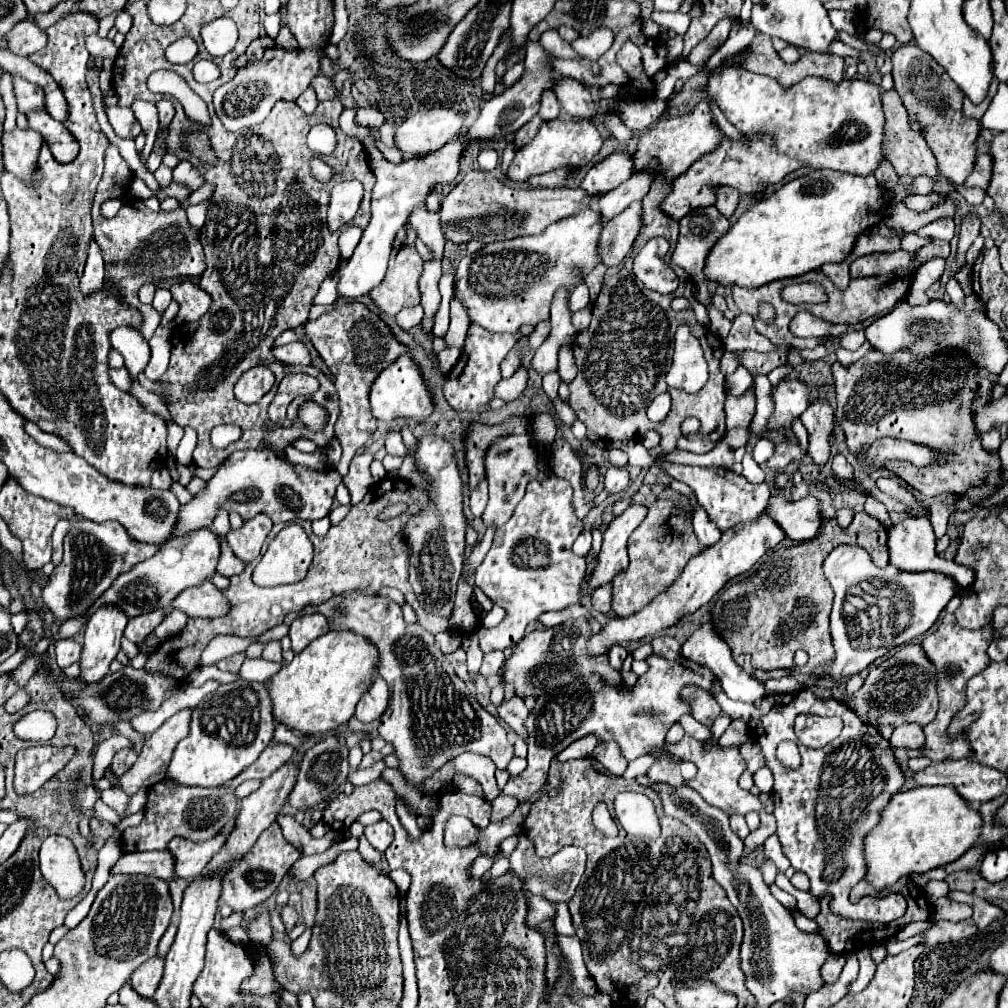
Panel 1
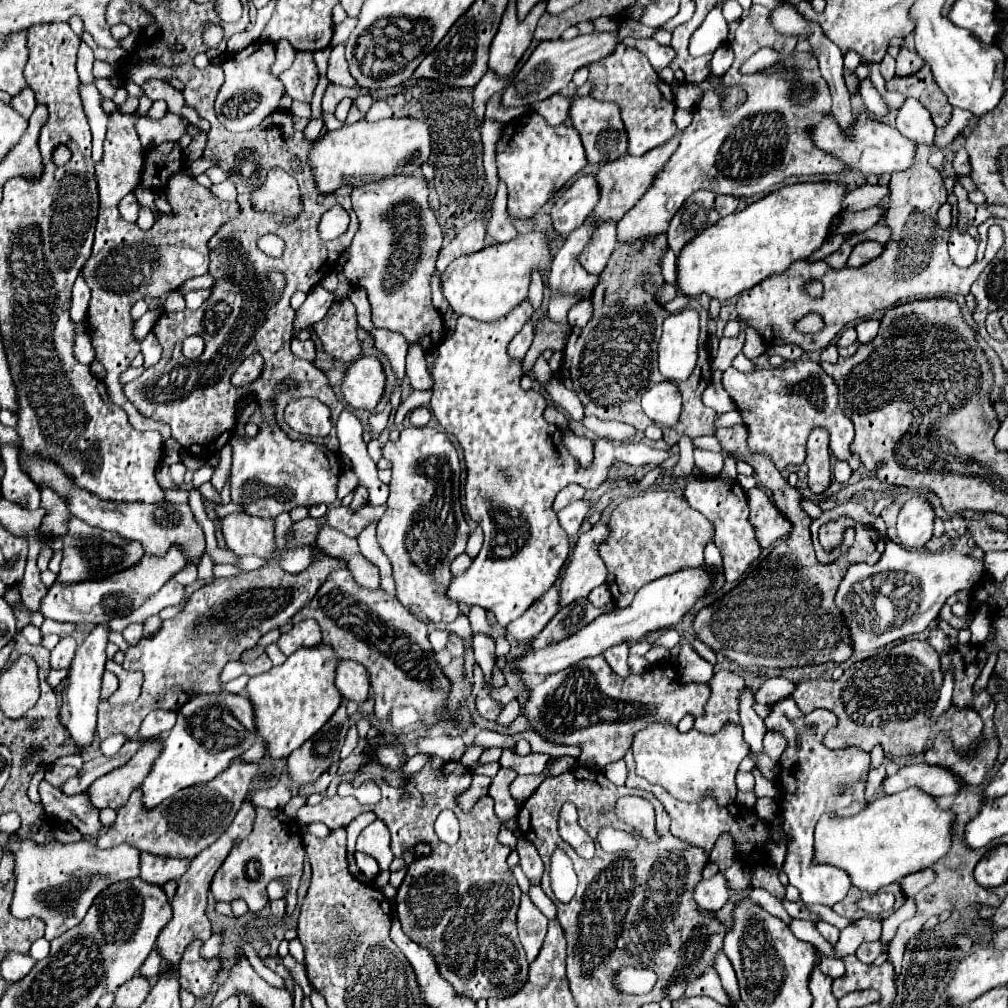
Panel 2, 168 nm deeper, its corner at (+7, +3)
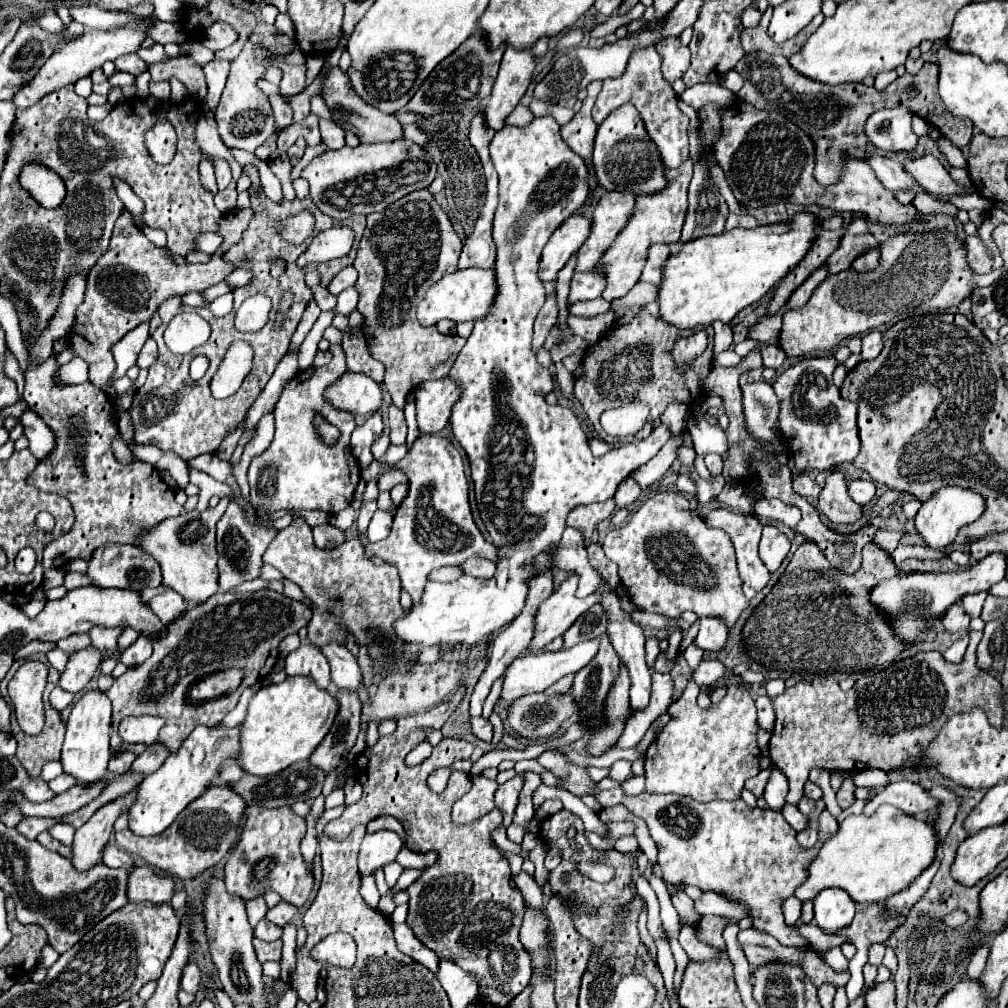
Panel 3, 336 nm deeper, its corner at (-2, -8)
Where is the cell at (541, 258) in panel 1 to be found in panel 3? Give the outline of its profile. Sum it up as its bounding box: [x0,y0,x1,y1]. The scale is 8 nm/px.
[417,268,497,326]

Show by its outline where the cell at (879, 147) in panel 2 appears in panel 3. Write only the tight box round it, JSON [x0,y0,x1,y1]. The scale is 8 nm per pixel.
[905,156,965,194]

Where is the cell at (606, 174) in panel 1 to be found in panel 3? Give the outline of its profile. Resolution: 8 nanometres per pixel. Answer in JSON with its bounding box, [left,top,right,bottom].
[539,214,591,282]

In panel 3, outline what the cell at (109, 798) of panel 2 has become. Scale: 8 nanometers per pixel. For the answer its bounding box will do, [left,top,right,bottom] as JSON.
[71,790,135,872]

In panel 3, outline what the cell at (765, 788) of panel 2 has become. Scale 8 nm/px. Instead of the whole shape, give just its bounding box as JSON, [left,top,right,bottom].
[781,804,809,832]

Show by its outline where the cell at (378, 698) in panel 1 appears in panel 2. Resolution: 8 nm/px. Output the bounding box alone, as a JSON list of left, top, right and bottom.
[336,659,372,705]

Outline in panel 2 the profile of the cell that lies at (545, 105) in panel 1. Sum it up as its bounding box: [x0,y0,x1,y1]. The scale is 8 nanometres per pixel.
[532,93,570,125]

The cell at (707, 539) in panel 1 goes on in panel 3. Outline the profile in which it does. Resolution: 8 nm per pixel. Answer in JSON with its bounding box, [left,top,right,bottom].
[695,618,727,652]

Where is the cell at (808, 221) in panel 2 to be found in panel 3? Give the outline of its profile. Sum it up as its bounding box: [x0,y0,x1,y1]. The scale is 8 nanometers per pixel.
[659,214,819,330]

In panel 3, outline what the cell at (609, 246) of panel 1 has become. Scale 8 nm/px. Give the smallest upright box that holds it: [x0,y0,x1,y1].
[567,268,603,308]

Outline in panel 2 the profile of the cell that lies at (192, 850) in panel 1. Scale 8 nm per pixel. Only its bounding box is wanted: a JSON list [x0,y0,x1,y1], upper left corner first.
[142,853,190,885]

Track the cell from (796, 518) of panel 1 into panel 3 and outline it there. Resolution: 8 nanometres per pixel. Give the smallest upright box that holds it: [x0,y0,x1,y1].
[759,526,791,572]

